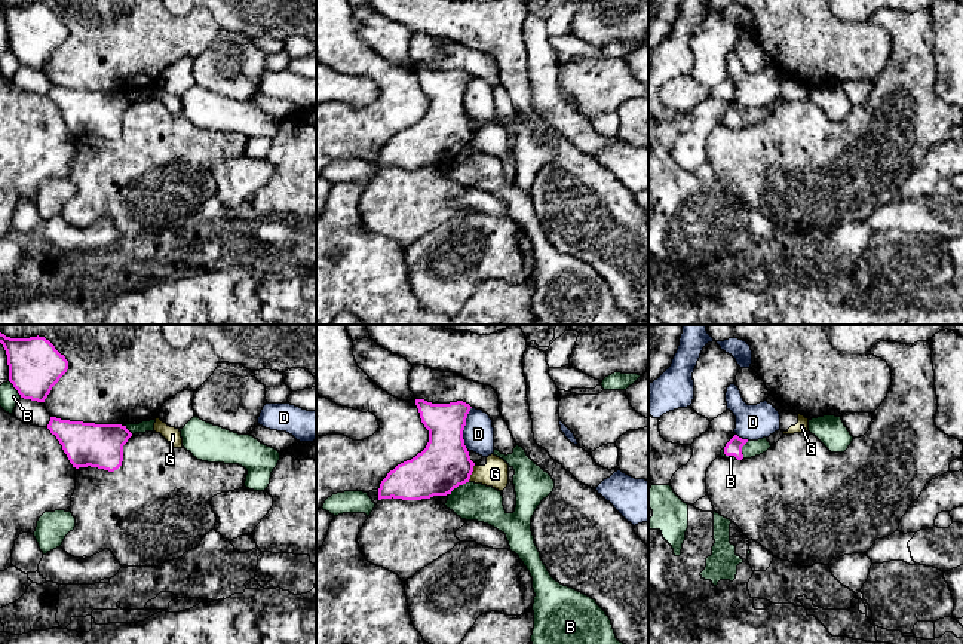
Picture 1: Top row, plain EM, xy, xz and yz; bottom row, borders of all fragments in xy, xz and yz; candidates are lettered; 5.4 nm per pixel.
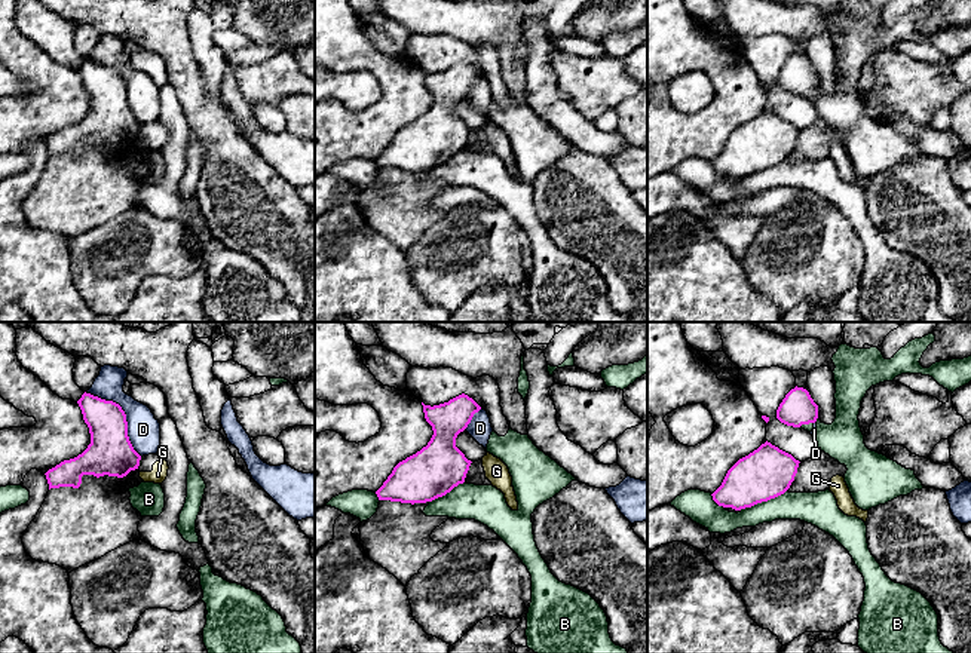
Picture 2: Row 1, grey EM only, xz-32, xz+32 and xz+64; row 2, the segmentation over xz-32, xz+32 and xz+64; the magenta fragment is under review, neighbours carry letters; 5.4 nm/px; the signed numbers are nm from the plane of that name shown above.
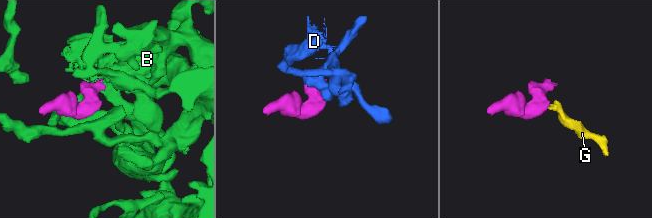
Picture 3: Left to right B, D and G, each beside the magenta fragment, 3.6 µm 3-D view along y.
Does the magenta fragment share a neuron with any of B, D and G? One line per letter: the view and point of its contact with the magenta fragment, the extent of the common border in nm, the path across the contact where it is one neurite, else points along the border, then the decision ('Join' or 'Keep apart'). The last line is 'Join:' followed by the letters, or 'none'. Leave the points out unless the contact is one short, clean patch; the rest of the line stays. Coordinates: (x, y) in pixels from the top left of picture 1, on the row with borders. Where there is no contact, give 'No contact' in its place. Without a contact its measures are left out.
B: Touches magenta at xz (457, 485). Shared border 130 nm. Join
D: Touches magenta at xz (463, 428). Shared border 240 nm. Join
G: Touches magenta at xz (471, 474). Shared border 100 nm. Boundary: xz (474, 465), (468, 481). Keep apart
Join: B, D

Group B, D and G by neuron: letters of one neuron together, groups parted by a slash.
B D / G

